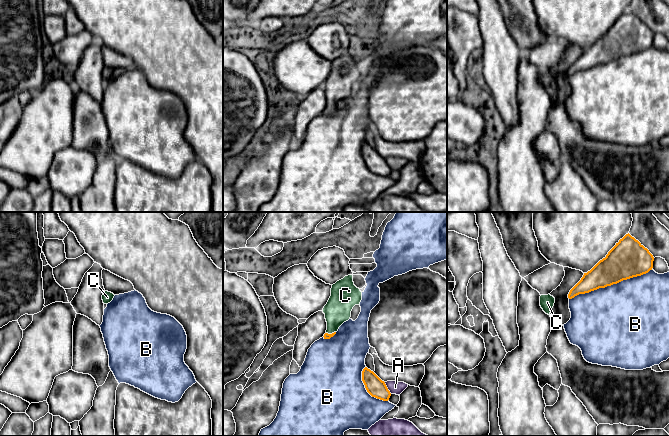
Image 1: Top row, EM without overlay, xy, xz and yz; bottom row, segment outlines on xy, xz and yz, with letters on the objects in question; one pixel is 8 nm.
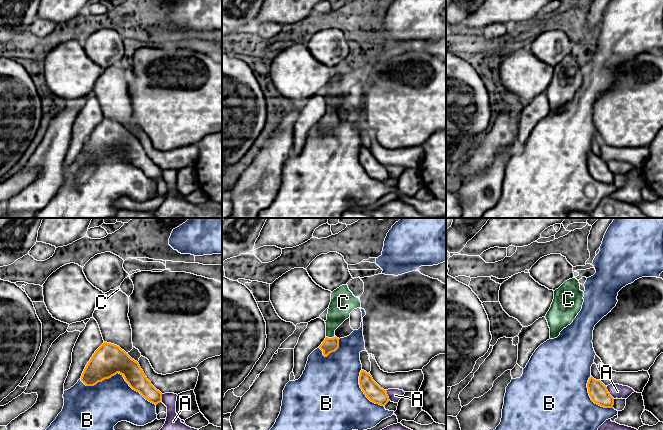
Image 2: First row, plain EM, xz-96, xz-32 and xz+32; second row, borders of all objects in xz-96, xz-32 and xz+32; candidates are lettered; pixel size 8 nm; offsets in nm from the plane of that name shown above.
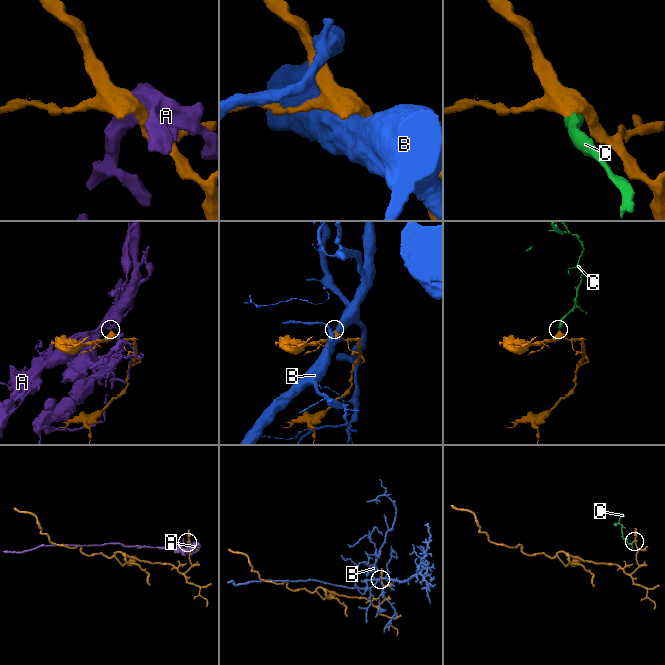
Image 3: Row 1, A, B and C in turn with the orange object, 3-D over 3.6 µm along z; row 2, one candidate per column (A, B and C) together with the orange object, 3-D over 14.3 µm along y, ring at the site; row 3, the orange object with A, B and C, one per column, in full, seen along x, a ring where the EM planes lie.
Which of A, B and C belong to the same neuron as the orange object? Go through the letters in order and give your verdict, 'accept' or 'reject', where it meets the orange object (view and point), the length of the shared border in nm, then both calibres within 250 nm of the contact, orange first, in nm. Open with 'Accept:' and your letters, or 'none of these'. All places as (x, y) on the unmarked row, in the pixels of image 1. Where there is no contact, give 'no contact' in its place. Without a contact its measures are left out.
Accept: C
A: reject; contact xz (387, 164); length 110 nm; calibres 150 and 110 nm
B: reject; contact yz (610, 61); length 700 nm; calibres 300 and 500 nm
C: accept; contact xz (330, 110); length 80 nm; calibres 50 and 220 nm

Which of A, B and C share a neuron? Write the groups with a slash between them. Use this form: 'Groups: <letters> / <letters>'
Groups: A / B / C

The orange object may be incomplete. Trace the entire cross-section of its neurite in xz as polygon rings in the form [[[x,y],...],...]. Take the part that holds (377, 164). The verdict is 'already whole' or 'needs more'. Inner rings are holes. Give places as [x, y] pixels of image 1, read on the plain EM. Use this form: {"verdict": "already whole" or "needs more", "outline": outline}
{"verdict": "already whole", "outline": [[[365,143],[362,147],[362,157],[367,168],[377,175],[388,177],[391,169],[384,157],[382,157],[373,147]]]}

